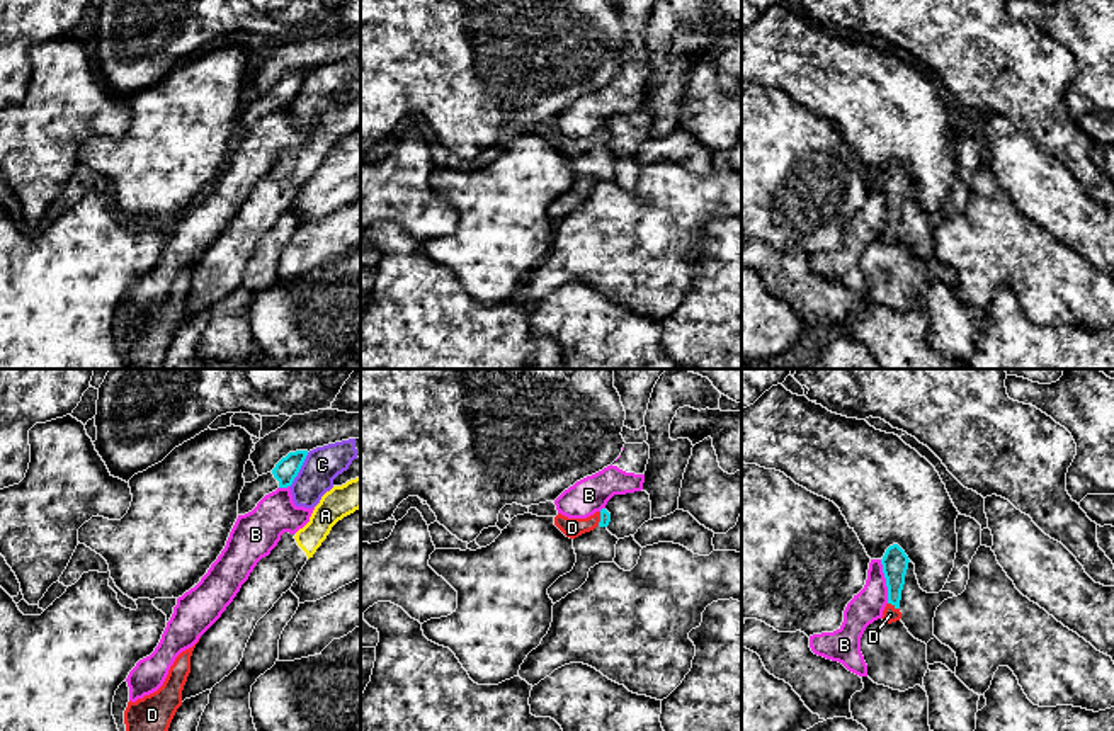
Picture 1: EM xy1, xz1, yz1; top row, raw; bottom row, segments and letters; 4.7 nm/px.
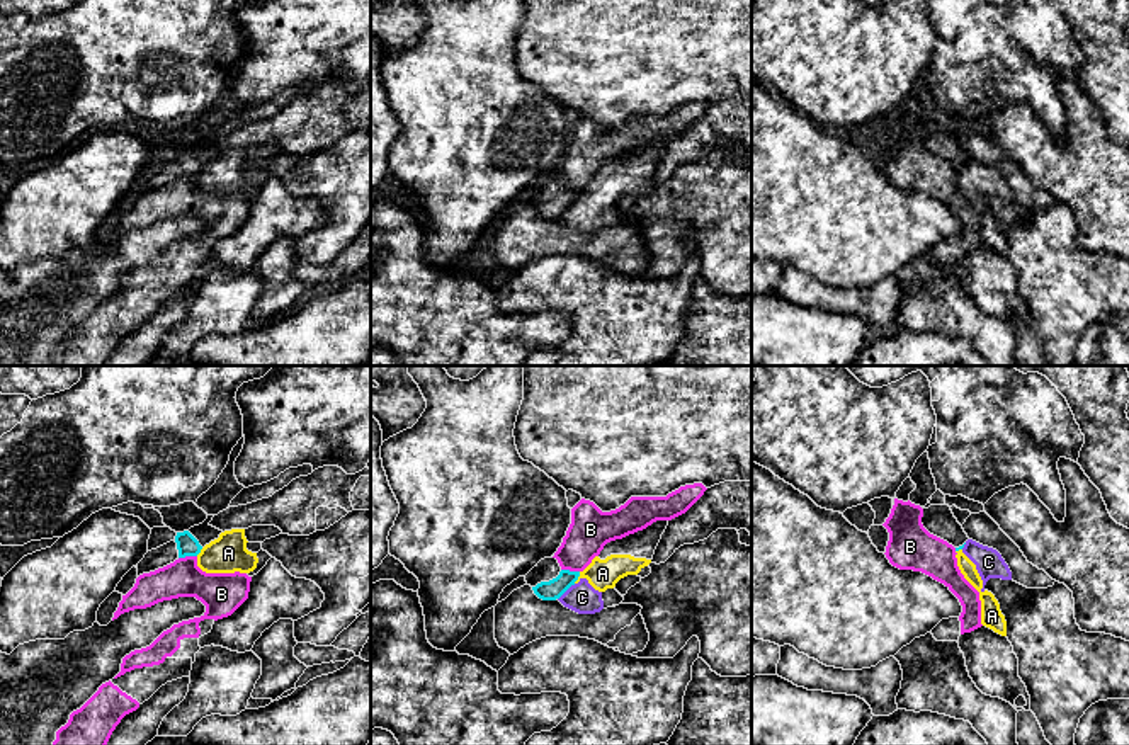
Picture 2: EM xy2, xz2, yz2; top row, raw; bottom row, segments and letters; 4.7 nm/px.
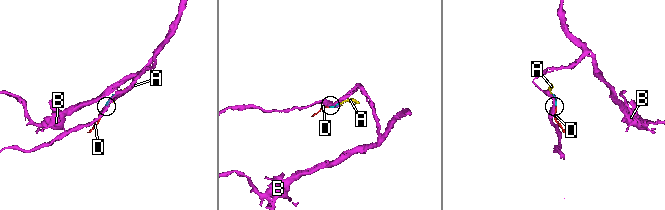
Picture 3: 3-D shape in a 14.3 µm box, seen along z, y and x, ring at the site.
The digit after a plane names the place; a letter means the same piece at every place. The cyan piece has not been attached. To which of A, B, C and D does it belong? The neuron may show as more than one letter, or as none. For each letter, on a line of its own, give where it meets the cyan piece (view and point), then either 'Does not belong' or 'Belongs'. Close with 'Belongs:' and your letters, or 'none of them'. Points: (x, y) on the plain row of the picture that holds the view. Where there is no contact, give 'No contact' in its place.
A: Touches cyan at xz2 (578, 194). Does not belong
B: Touches cyan at yz1 (886, 201). Does not belong
C: Touches cyan at xy1 (300, 87). Does not belong
D: Touches cyan at yz1 (893, 223). Belongs
Belongs: D

